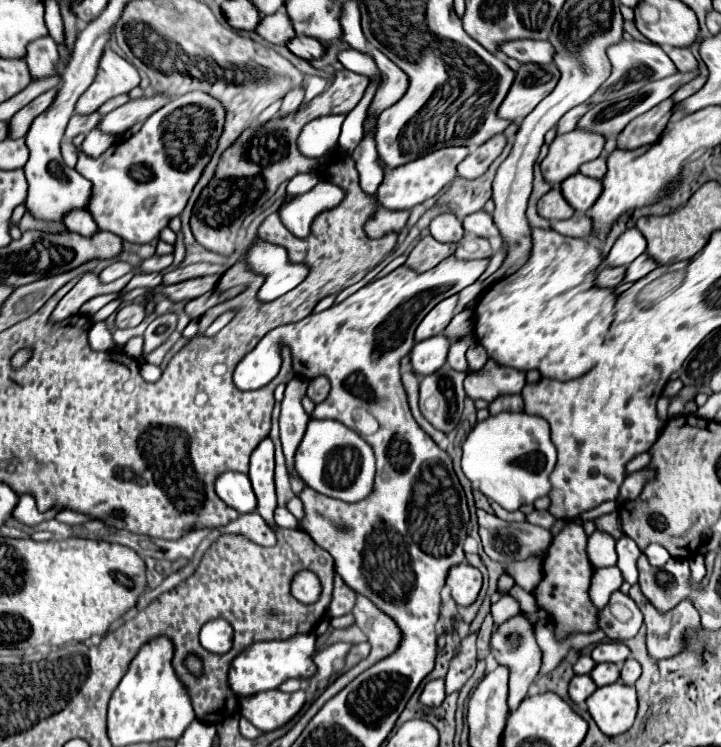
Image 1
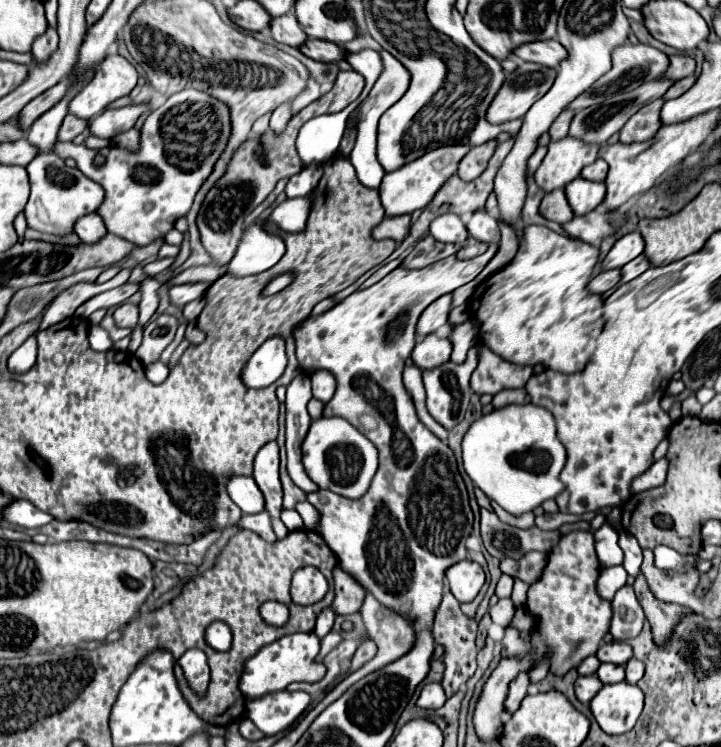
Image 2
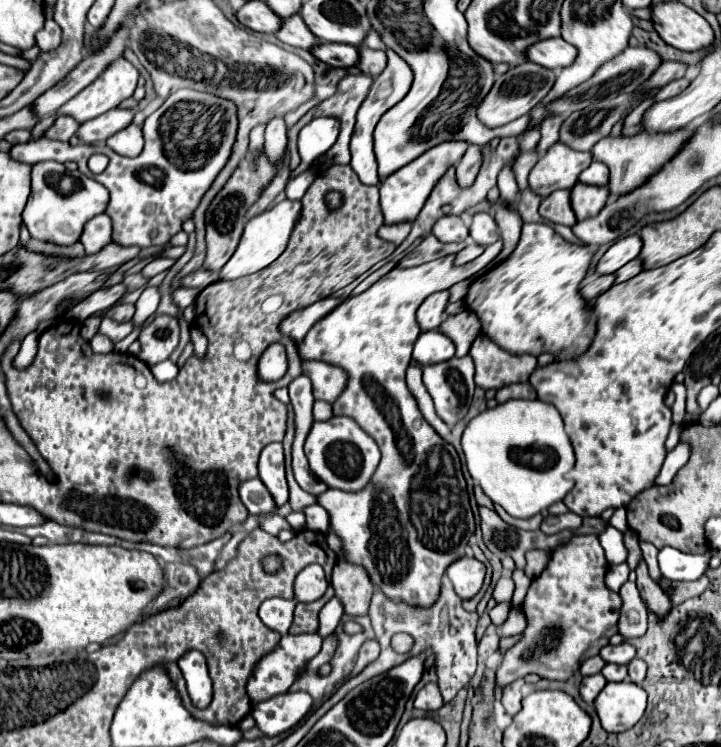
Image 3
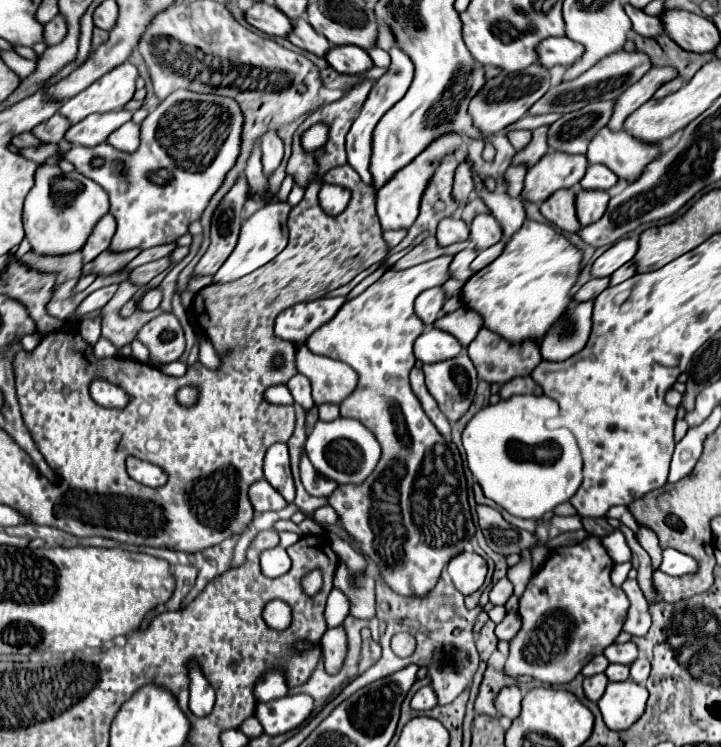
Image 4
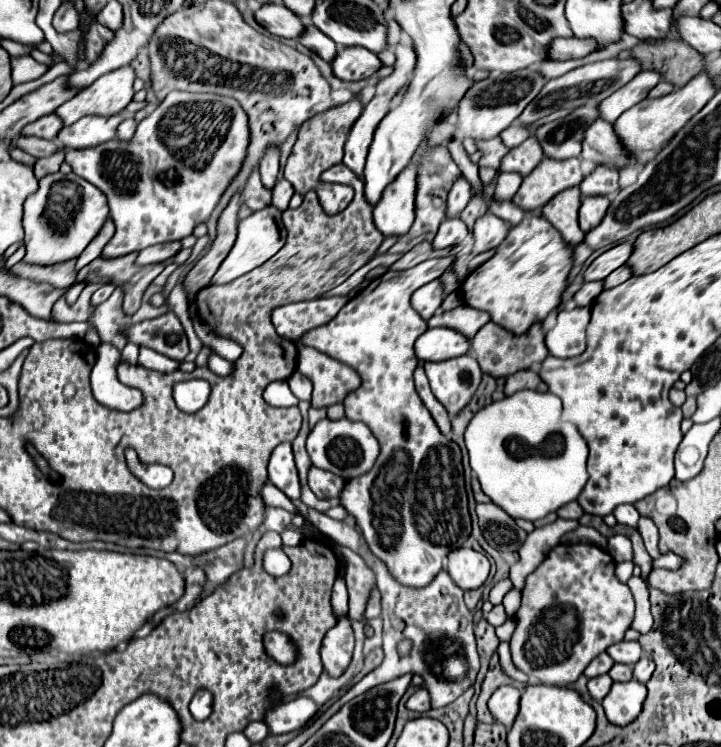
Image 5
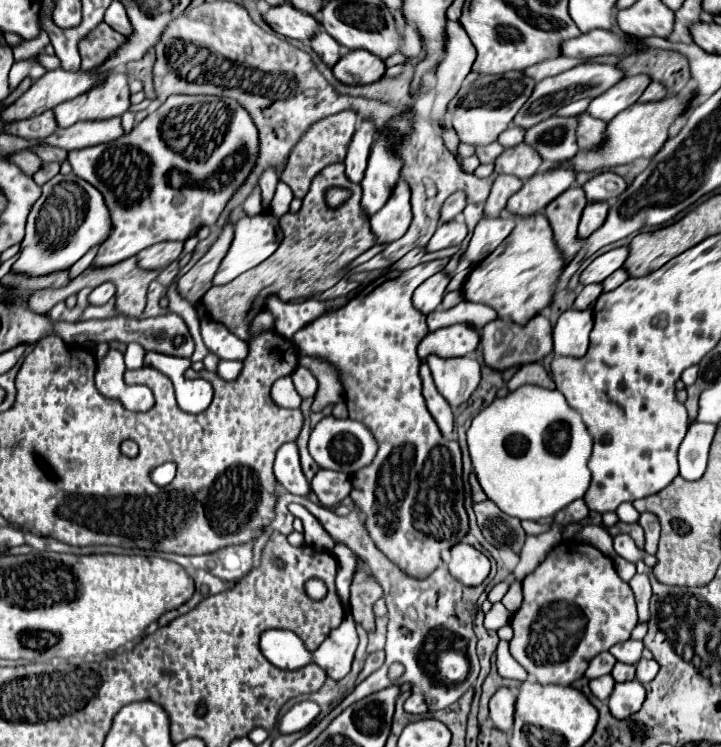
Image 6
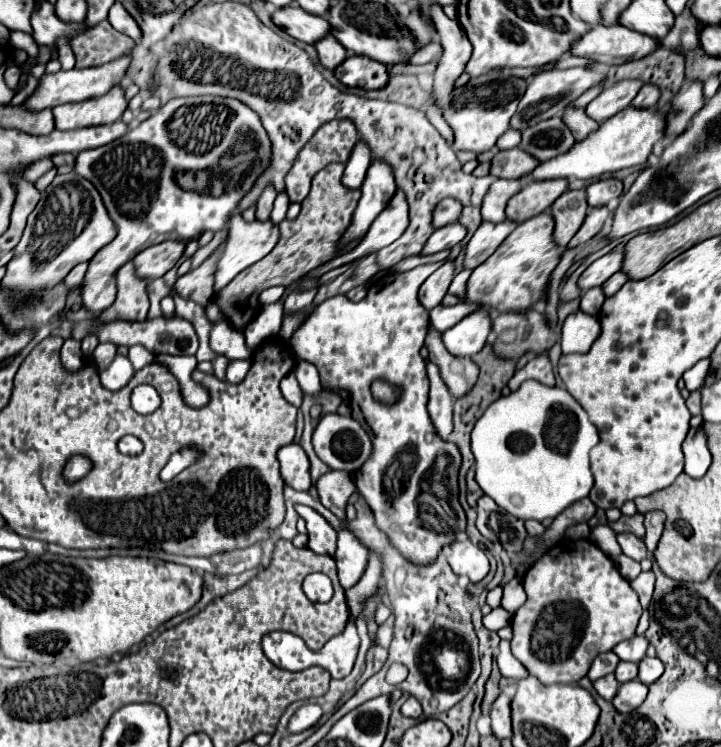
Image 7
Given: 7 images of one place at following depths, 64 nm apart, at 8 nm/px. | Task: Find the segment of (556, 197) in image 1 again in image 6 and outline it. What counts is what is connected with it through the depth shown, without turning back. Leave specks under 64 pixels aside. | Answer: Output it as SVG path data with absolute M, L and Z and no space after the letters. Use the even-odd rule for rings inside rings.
M576 186L568 188L546 206L546 218L554 230L556 244L566 256L566 262L570 262L572 256L582 248L582 238L578 238L578 220L584 206L584 190Z

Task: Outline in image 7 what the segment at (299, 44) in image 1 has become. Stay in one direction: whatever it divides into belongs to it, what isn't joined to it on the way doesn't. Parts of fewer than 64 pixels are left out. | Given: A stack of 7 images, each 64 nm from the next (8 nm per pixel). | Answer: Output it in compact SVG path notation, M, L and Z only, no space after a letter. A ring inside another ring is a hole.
M350 56L336 70L336 78L344 86L376 90L388 84L388 66L368 58L368 56Z

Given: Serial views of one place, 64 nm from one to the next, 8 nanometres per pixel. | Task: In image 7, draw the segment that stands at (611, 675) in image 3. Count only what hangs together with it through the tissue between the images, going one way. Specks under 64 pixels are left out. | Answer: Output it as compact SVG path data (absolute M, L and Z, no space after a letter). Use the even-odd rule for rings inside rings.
M618 662L616 670L614 670L614 676L616 680L622 684L622 682L630 682L638 676L638 664L634 662Z

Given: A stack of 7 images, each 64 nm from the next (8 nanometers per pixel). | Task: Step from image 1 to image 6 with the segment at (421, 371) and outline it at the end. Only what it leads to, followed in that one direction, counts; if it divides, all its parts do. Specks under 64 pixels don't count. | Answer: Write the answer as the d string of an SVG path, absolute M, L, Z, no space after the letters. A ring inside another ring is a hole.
M466 324L446 326L438 328L434 332L428 332L422 342L418 344L418 356L420 360L426 360L428 356L440 356L440 358L456 358L466 356L476 350L478 346L478 332L472 330Z

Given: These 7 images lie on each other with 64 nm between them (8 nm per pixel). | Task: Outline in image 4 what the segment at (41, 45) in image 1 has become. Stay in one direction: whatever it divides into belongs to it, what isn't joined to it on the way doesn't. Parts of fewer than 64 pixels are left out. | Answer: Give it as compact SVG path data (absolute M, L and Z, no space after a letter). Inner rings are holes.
M60 14L56 18L52 18L46 26L44 26L44 44L46 46L56 46L60 44L60 40L64 40L64 20L60 20Z

